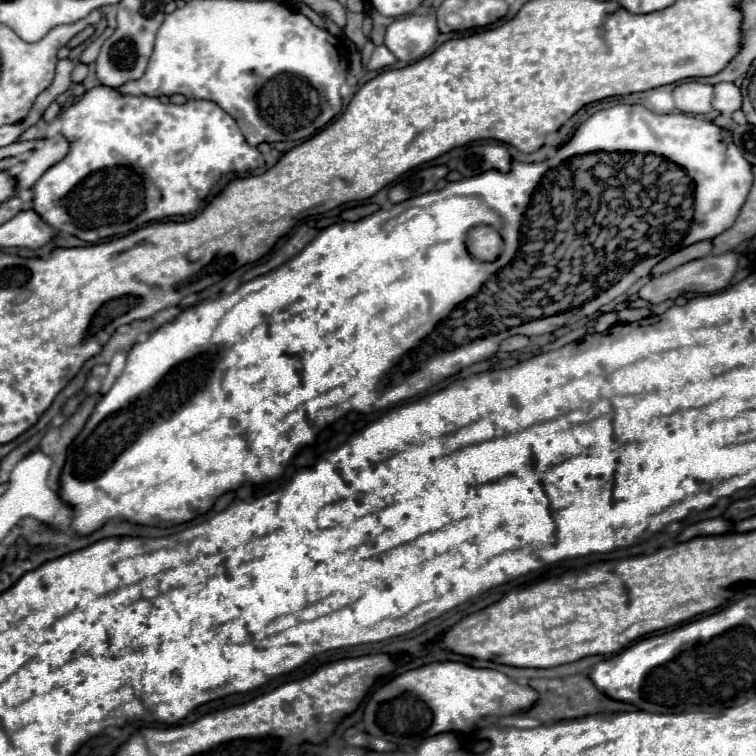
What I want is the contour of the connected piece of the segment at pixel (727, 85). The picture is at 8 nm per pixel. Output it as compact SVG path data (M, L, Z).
M721 82L715 84L715 96L713 96L713 108L725 116L733 114L741 108L743 96L741 90L733 82Z

